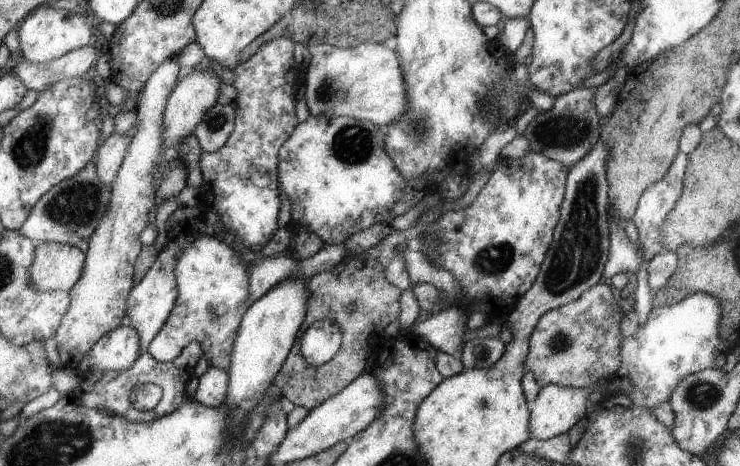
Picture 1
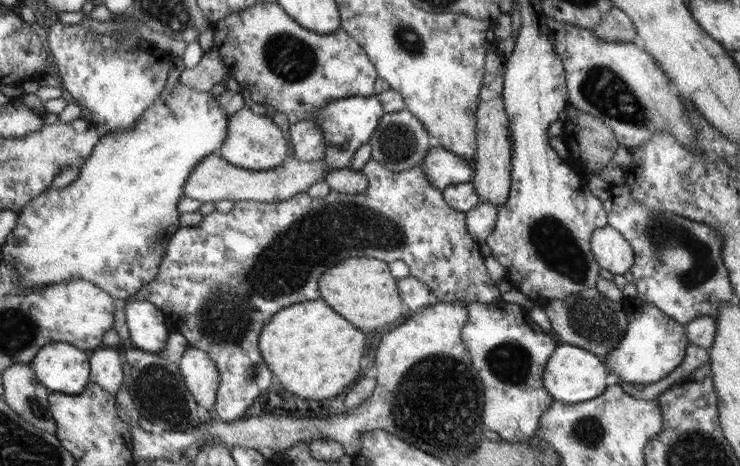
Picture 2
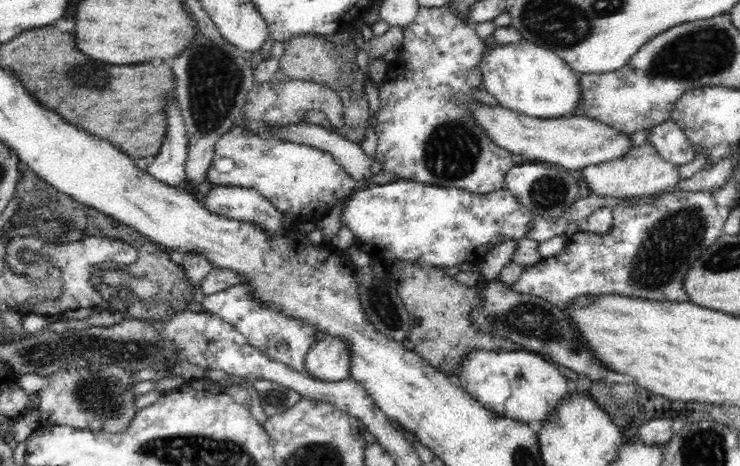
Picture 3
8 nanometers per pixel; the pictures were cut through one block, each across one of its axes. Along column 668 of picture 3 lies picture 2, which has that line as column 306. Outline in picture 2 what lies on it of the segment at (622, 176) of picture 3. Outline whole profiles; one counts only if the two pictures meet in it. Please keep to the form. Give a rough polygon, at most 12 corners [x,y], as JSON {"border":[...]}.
{"border":[[218,152],[188,178],[198,202],[279,203],[325,180],[326,160],[290,156],[268,171],[230,164]]}

